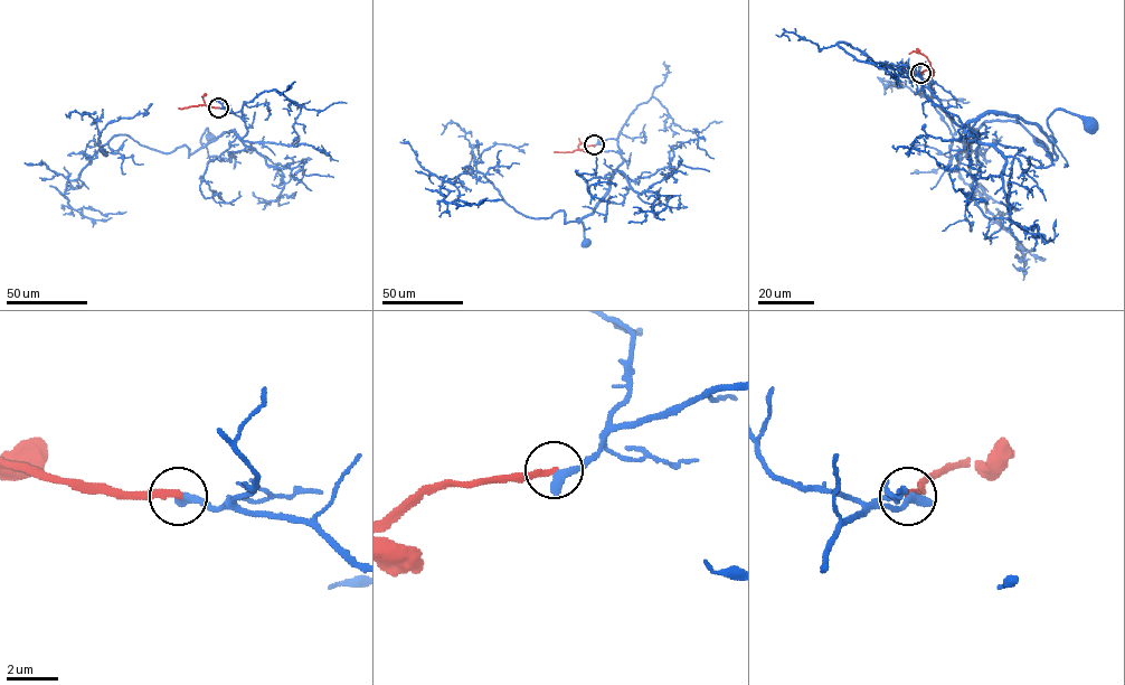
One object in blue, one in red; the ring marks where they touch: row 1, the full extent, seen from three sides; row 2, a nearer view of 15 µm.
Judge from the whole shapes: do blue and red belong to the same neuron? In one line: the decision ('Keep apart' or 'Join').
Keep apart

